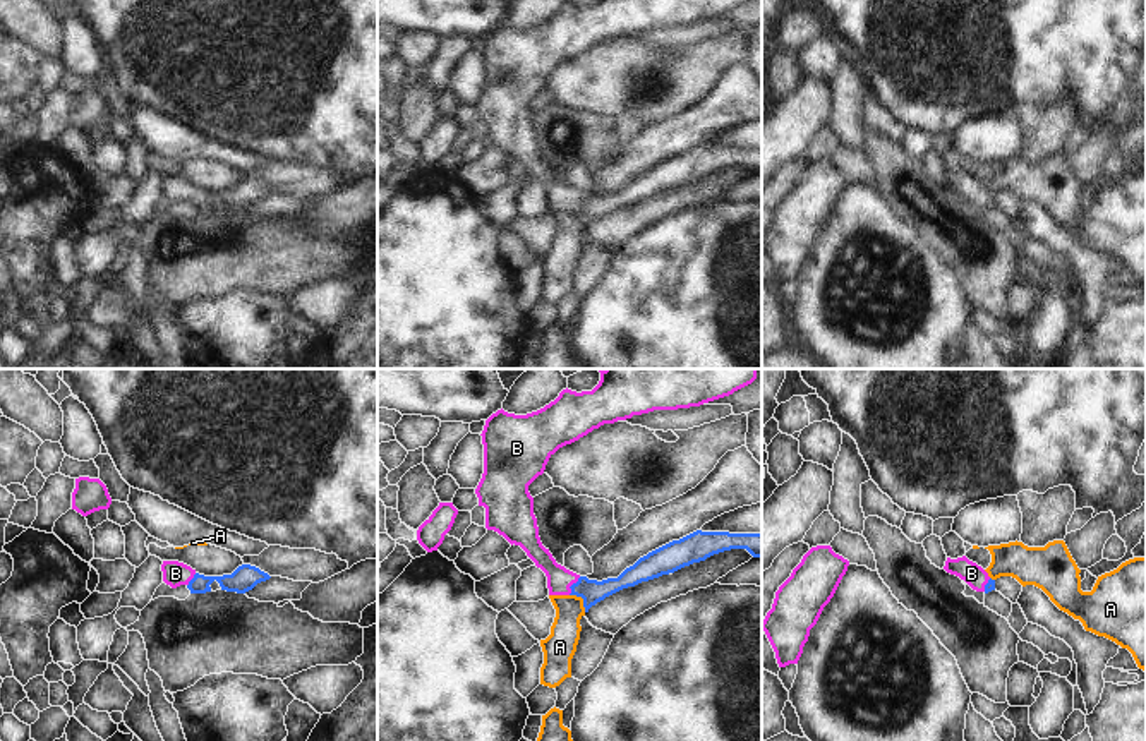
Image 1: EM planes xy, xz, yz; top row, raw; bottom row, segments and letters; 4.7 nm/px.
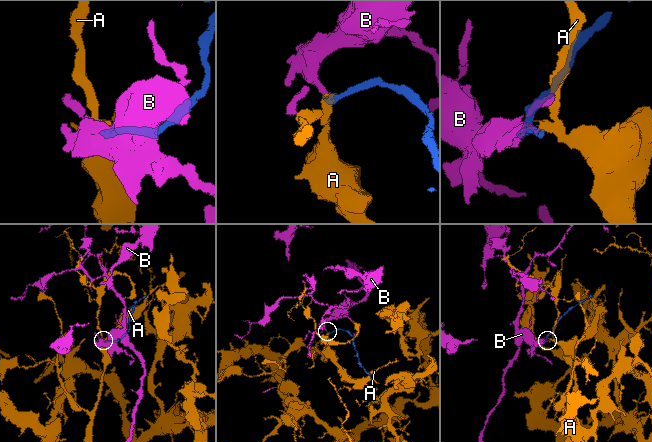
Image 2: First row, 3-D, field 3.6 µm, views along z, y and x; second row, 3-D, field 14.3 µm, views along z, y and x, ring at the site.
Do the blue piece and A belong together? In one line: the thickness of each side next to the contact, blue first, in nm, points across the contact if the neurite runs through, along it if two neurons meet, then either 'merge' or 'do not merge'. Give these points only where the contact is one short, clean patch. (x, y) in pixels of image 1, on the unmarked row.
calibres 110 and 150 nm; border xz (570, 210), (582, 215), (585, 227); do not merge

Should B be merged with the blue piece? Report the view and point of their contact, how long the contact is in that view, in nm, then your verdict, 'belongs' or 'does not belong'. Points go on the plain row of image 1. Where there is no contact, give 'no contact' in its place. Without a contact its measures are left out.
meets blue in xz at (572, 201); contact 110 nm long; belongs

